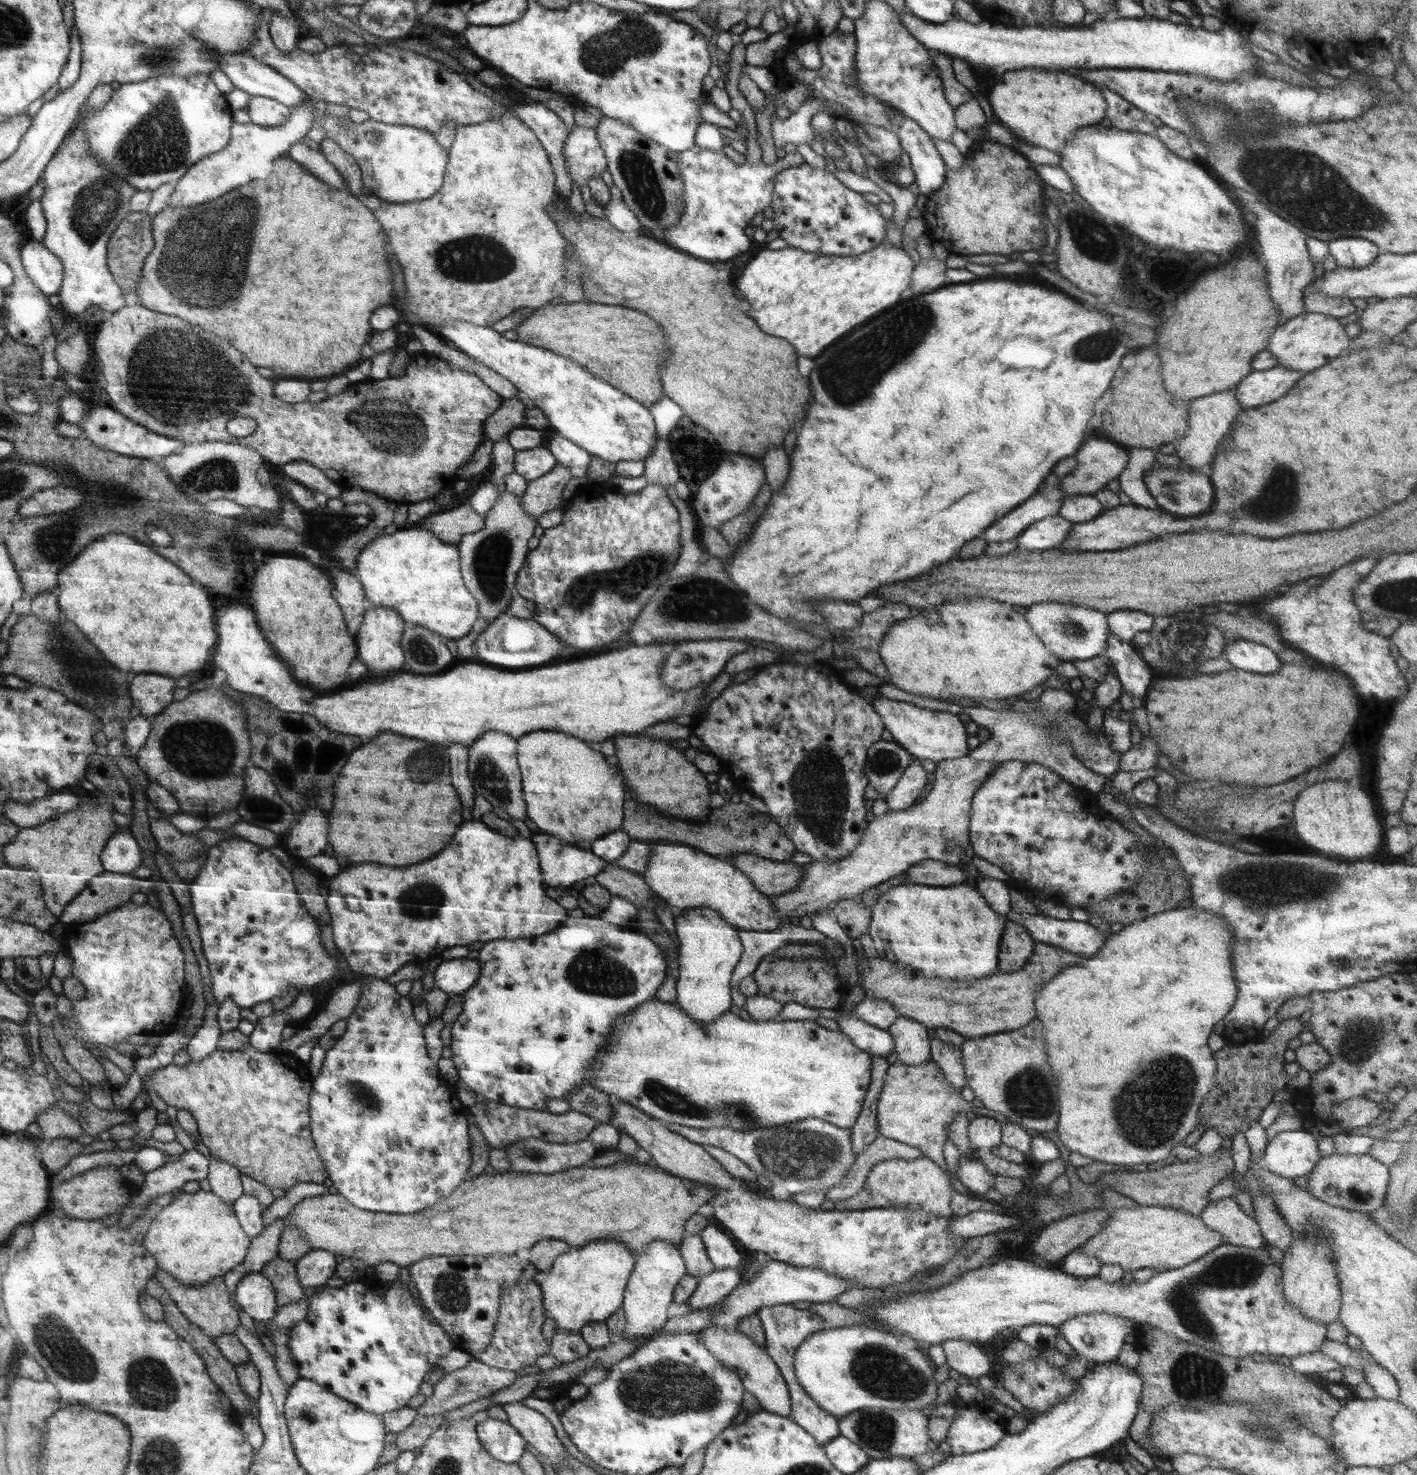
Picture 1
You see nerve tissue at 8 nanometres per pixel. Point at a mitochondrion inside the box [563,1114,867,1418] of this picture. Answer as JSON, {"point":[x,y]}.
{"point":[805,1154]}

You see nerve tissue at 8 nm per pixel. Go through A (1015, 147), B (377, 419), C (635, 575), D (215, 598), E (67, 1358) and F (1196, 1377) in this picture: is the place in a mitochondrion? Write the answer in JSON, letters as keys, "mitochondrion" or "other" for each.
{"A":"other","B":"mitochondrion","C":"mitochondrion","D":"other","E":"mitochondrion","F":"mitochondrion"}

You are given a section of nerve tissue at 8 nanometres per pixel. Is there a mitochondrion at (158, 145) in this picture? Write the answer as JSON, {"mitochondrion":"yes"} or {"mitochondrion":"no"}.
{"mitochondrion":"yes"}

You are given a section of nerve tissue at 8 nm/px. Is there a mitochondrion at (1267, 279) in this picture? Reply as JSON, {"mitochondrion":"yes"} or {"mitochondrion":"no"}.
{"mitochondrion":"no"}

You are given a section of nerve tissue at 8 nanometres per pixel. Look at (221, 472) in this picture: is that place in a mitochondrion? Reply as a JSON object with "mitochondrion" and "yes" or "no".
{"mitochondrion":"yes"}

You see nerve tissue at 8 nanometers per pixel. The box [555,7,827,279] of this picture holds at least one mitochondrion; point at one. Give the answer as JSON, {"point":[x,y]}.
{"point":[604,54]}

